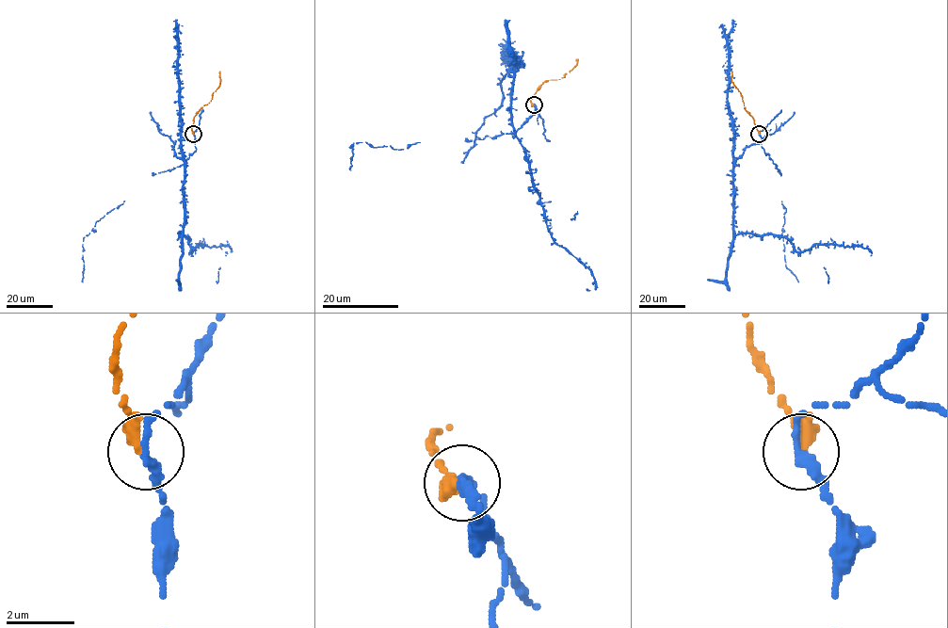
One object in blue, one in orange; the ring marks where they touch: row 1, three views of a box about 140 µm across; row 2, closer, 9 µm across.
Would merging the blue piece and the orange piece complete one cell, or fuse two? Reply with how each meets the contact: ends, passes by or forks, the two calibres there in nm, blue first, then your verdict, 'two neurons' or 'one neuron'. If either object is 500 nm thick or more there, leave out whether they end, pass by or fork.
blue passes by; orange ends there; 280 nm thick on the blue side, 440 nm on the other; two neurons

